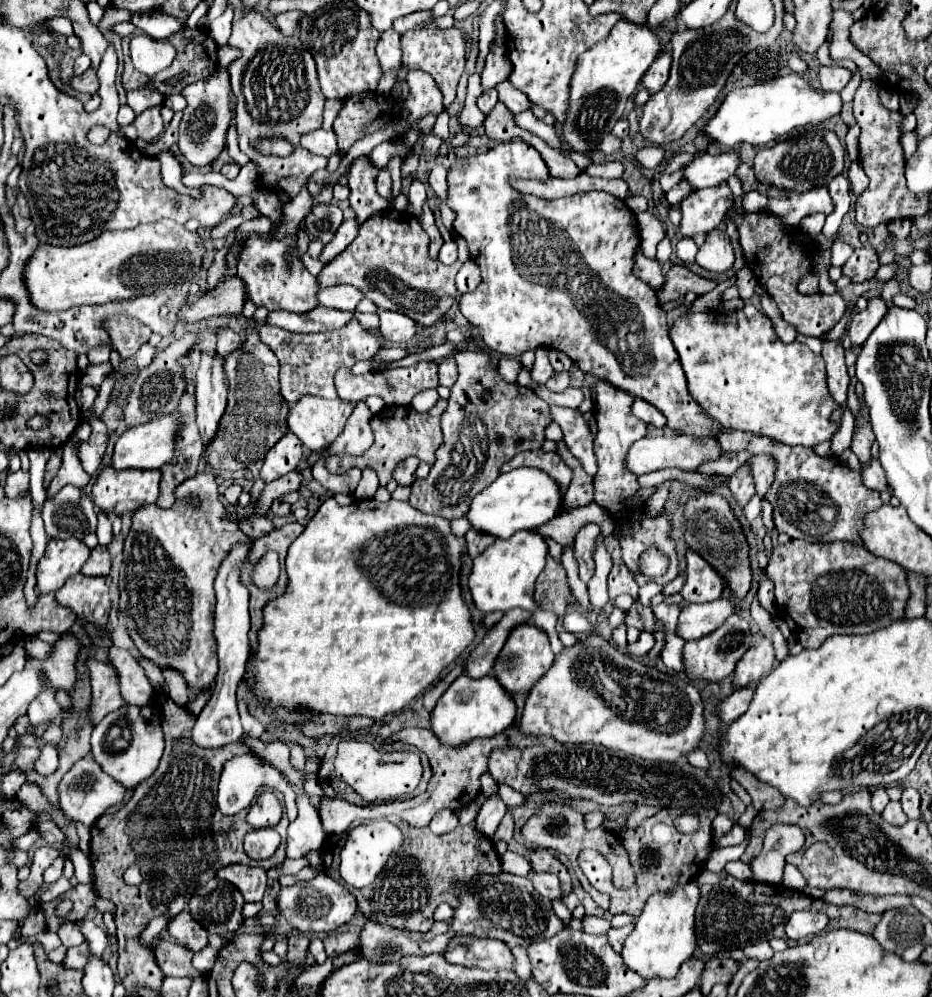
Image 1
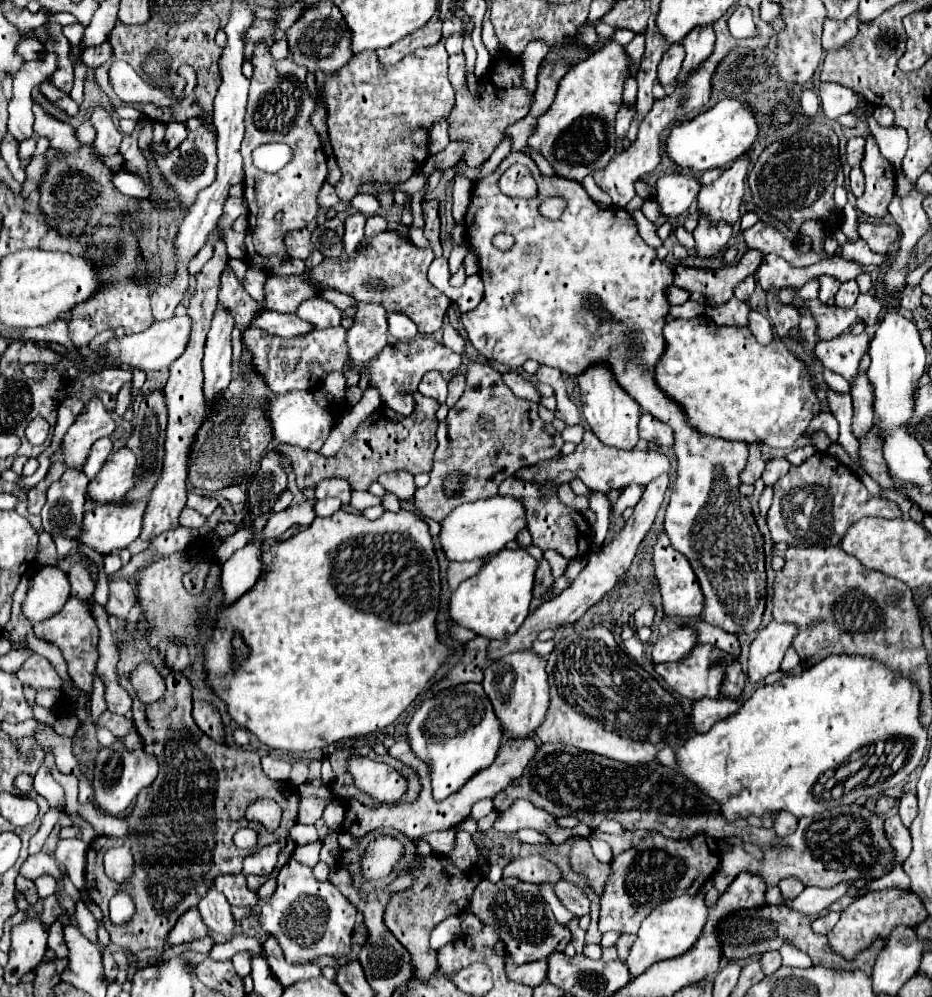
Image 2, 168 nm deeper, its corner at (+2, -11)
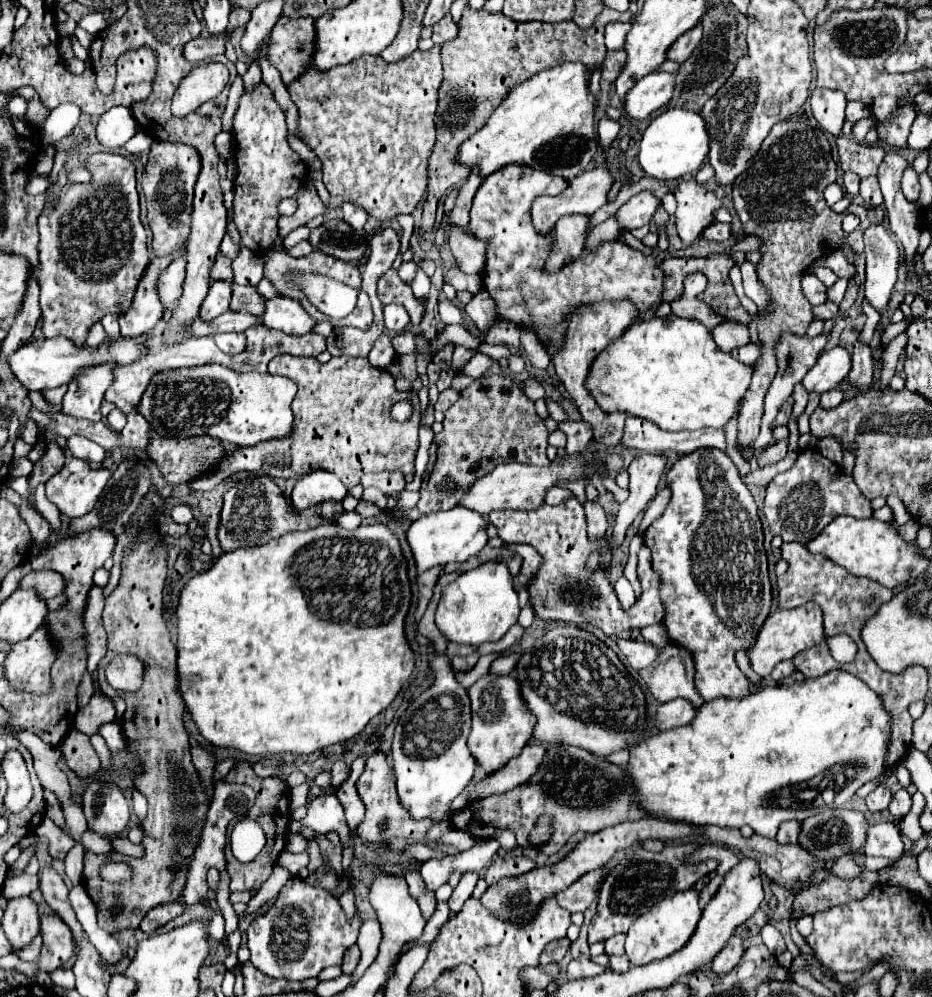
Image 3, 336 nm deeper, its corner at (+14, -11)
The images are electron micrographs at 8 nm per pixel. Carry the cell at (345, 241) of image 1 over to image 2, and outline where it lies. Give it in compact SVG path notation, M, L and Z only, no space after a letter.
M354 212L346 218L346 234L344 234L344 248L348 254L356 252L356 246L360 244L362 236L364 236L364 224L366 224L366 216L360 212Z

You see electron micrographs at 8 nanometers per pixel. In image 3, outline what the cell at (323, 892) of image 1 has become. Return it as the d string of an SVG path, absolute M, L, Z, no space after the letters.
M292 876L274 904L262 914L256 916L248 928L248 948L250 962L272 978L316 978L322 968L342 964L342 954L358 938L358 928L362 920L354 916L348 920L344 910L332 892L306 884L300 876Z

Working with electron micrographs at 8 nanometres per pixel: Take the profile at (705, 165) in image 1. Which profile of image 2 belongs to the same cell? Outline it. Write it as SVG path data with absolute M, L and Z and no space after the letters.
M690 174L662 176L656 182L656 196L654 196L660 208L660 216L666 220L682 216L698 196L700 188L702 184L698 176L690 176Z

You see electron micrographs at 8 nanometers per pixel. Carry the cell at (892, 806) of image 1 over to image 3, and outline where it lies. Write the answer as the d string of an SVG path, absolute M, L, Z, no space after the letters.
M882 822L868 828L868 842L864 848L866 856L882 856L892 862L900 860L904 854L904 844L900 840L900 830L894 822Z

